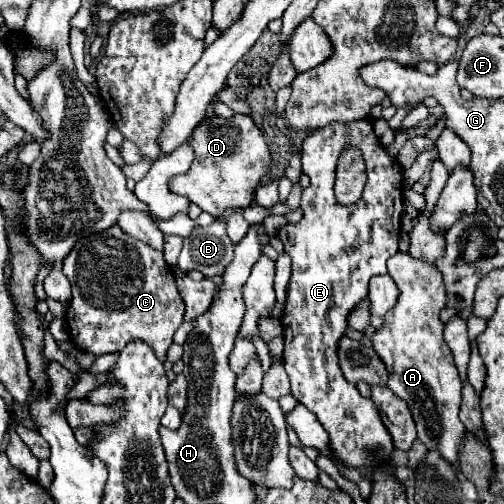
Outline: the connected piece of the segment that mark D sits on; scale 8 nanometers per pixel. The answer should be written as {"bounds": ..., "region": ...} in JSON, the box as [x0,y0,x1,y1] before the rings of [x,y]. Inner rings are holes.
{"bounds":[170,114,274,216],"region":[[[236,114],[230,120],[216,116],[208,124],[204,122],[204,126],[198,126],[192,132],[192,146],[196,152],[192,168],[188,174],[172,178],[170,190],[186,196],[212,216],[222,216],[226,210],[250,206],[256,188],[270,176],[274,168],[274,158],[264,142],[262,132],[256,128],[252,118],[244,114]]]}

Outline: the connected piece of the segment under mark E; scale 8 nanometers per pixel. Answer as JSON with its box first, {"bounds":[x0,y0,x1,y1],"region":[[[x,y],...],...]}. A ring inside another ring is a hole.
{"bounds":[280,120,404,470],"region":[[[358,120],[352,124],[330,124],[326,128],[316,130],[302,144],[302,172],[310,178],[310,186],[302,192],[300,208],[304,216],[298,224],[286,224],[280,230],[280,238],[284,242],[284,250],[288,250],[292,258],[292,278],[288,286],[288,298],[282,314],[284,328],[284,370],[292,384],[292,396],[304,404],[310,412],[316,414],[318,422],[330,436],[328,448],[332,448],[336,468],[356,468],[356,470],[374,470],[376,466],[384,466],[392,462],[392,440],[388,440],[388,432],[384,432],[384,424],[380,424],[380,412],[372,400],[364,398],[354,384],[344,380],[338,364],[338,342],[344,338],[348,328],[348,316],[356,304],[368,298],[368,282],[374,274],[386,274],[386,262],[390,256],[398,252],[398,234],[400,234],[400,216],[404,212],[402,198],[402,168],[400,164],[386,154],[380,140],[376,138],[372,124],[366,120]],[[348,146],[360,148],[366,164],[368,182],[364,186],[362,198],[352,206],[340,206],[334,198],[334,176],[340,152]]]}

